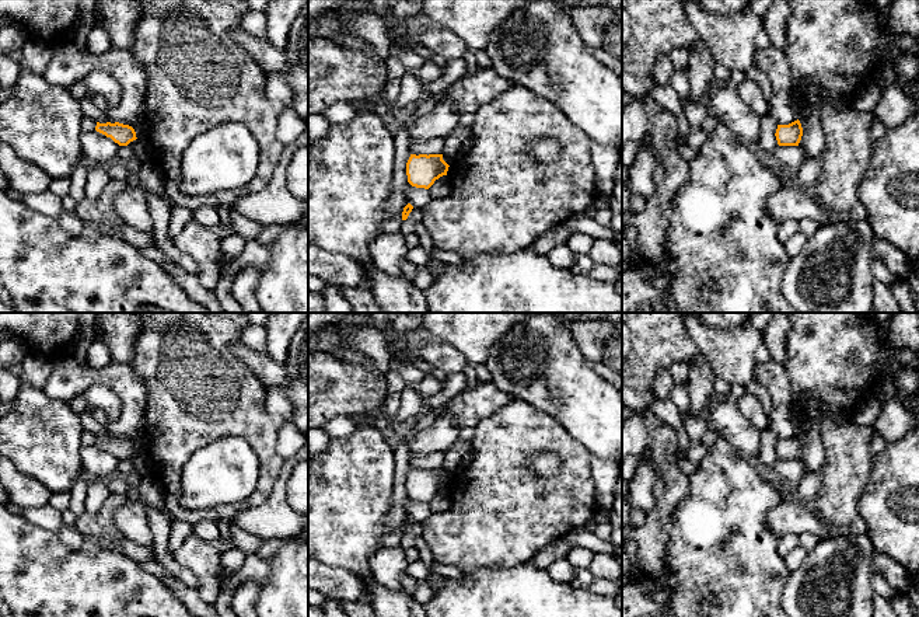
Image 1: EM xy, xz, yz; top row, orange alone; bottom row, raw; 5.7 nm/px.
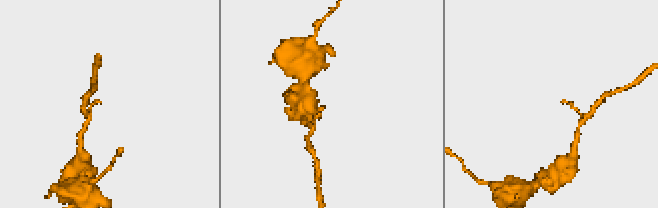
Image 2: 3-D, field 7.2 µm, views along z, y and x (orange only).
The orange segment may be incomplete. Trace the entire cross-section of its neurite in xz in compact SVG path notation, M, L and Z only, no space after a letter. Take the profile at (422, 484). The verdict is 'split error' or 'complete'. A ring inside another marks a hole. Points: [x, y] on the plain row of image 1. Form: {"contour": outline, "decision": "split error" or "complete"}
{"contour": "M410 468L406 477L408 496L412 501L429 503L436 494L447 489L448 481L443 468Z", "decision": "complete"}

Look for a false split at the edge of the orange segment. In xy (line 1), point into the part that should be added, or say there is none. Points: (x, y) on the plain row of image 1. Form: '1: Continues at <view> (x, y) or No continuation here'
1: No continuation here

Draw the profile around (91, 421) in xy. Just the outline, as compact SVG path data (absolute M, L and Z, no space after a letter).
M85 409L78 414L83 430L91 432L94 436L99 438L115 438L116 435L111 430L109 423L106 423L99 414L92 409Z

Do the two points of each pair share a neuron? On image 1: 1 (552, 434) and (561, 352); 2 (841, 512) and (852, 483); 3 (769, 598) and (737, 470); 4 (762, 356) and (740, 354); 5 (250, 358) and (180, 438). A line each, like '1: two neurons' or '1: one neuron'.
1: two neurons
2: one neuron
3: one neuron
4: two neurons
5: two neurons

